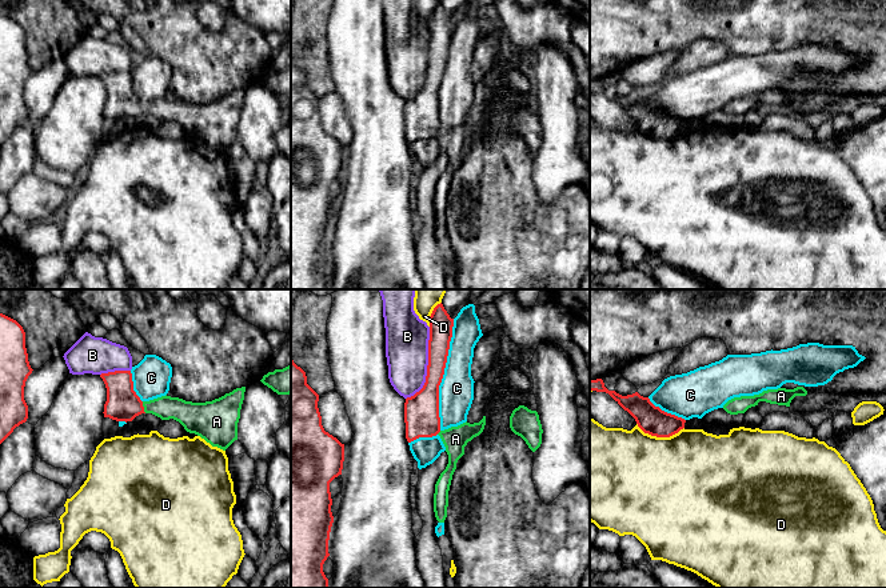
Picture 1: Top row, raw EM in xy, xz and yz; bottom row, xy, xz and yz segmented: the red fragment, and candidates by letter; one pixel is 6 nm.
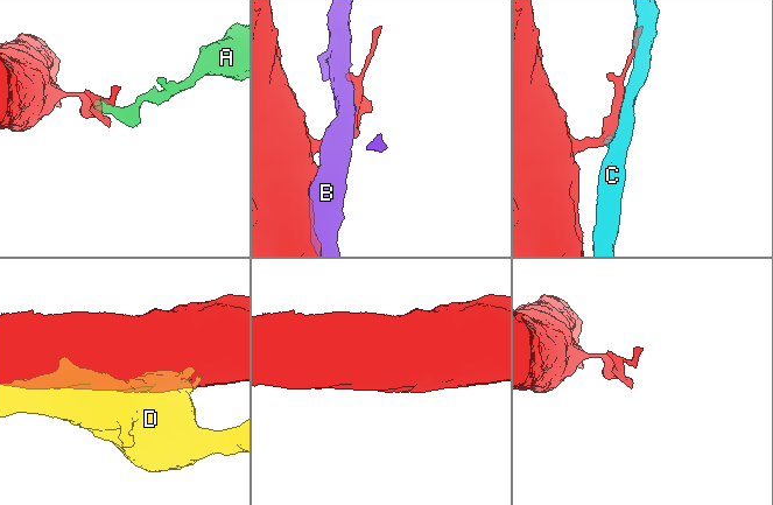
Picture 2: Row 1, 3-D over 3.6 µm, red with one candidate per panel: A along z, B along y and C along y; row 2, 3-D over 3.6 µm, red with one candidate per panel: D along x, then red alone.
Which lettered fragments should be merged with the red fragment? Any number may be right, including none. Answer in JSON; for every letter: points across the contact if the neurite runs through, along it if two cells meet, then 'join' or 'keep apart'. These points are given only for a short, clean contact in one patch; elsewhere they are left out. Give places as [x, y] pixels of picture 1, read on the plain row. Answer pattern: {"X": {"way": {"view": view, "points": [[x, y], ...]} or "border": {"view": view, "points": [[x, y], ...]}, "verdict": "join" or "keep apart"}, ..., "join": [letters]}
{"A": {"way": {"view": "xy", "points": [[123, 106], [143, 108], [166, 108]]}, "verdict": "join"}, "B": {"verdict": "keep apart"}, "C": {"verdict": "keep apart"}, "D": {"verdict": "keep apart"}, "join": ["A"]}

